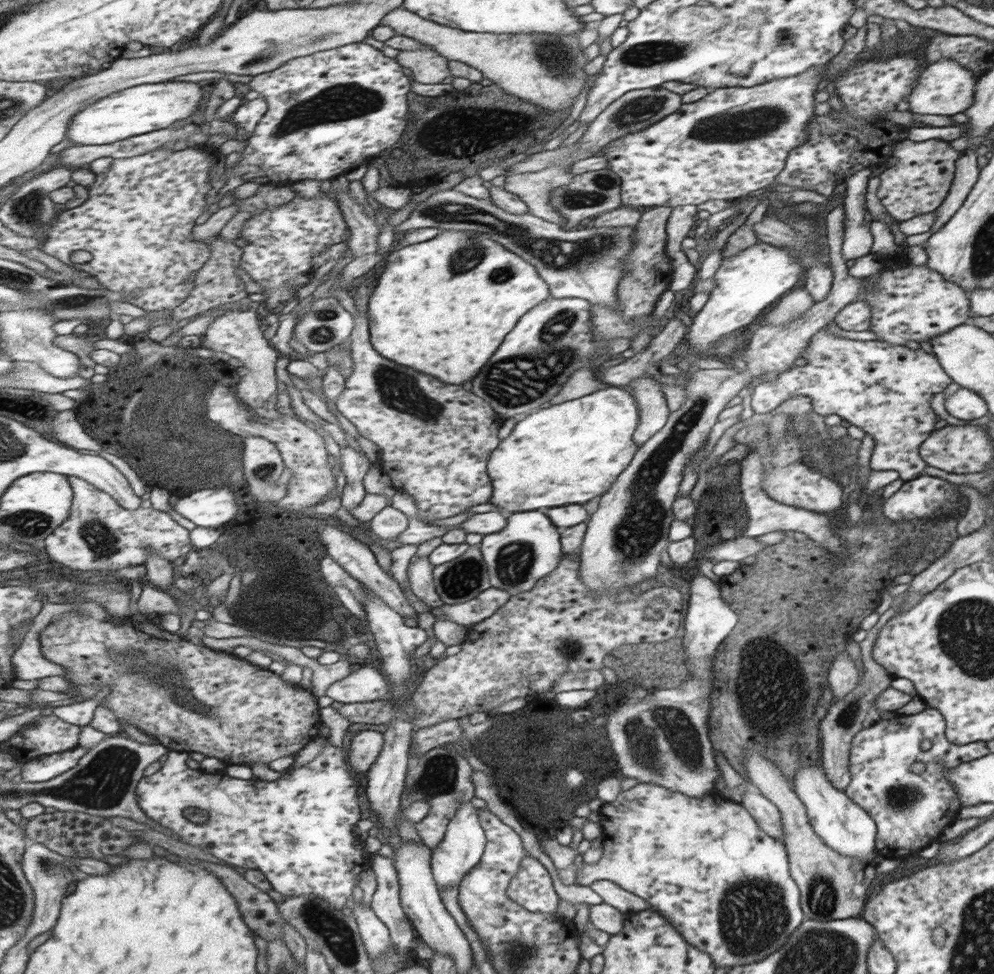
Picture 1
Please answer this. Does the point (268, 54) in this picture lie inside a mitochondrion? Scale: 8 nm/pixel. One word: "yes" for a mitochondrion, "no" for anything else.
yes

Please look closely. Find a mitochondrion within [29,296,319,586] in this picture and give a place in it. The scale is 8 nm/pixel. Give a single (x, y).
(96, 534)

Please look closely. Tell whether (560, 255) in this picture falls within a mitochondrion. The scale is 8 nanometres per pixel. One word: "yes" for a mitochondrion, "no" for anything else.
yes

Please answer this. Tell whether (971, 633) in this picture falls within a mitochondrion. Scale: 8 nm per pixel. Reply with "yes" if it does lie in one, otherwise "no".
yes

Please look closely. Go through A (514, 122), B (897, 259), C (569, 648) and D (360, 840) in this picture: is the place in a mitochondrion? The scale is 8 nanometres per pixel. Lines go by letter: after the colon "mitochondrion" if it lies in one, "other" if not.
A: other
B: other
C: mitochondrion
D: other

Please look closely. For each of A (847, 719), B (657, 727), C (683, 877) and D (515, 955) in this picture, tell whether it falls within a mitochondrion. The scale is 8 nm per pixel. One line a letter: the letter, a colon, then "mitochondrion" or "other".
A: mitochondrion
B: mitochondrion
C: other
D: mitochondrion

